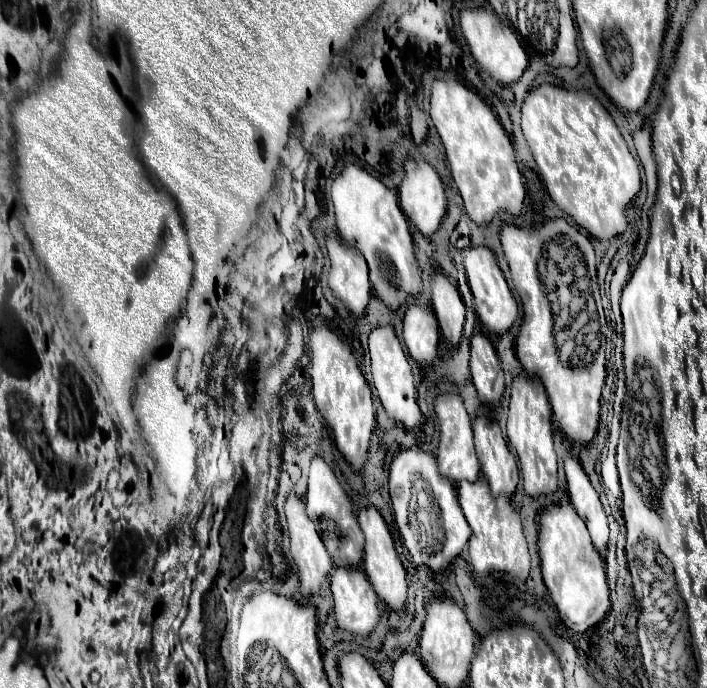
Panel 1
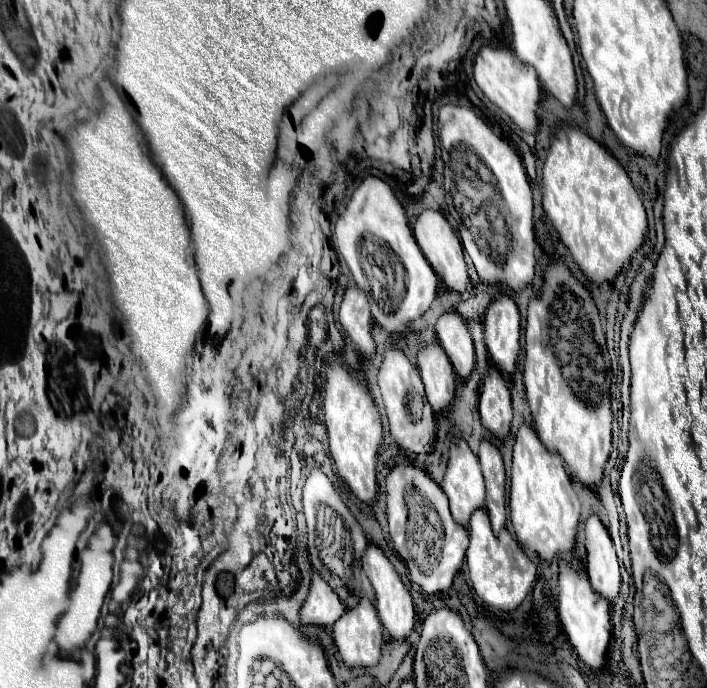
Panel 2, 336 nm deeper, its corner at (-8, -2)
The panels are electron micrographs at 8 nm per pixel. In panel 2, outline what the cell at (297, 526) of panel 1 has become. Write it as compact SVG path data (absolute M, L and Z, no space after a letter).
M311 568L311 588L301 608L301 622L331 628L343 612L345 612L345 606L339 600L339 596L323 580L323 576L315 568Z

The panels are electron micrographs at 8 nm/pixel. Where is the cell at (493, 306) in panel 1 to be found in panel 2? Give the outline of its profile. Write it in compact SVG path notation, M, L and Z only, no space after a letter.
M501 294L487 308L483 318L485 346L491 354L491 360L503 372L513 372L517 354L519 354L519 336L521 336L521 314L517 304L507 294Z

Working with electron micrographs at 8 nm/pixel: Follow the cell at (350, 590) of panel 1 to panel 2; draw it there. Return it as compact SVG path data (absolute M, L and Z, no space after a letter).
M361 598L361 602L355 608L349 608L333 626L333 640L339 648L339 654L347 666L377 666L383 646L383 624L379 622L379 616L375 614L375 606L371 600Z

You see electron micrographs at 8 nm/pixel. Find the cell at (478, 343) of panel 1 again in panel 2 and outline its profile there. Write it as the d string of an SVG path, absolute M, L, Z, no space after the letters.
M489 366L479 394L479 412L481 424L495 434L497 438L505 438L511 426L511 392L495 366Z

